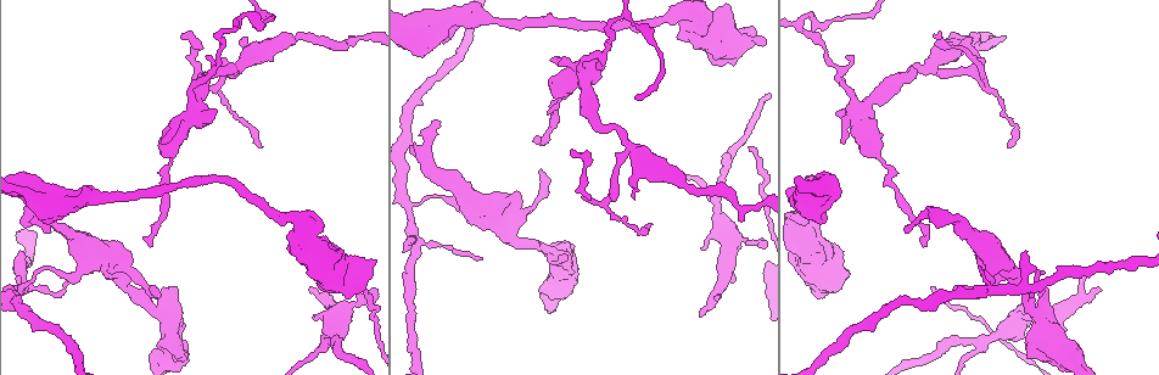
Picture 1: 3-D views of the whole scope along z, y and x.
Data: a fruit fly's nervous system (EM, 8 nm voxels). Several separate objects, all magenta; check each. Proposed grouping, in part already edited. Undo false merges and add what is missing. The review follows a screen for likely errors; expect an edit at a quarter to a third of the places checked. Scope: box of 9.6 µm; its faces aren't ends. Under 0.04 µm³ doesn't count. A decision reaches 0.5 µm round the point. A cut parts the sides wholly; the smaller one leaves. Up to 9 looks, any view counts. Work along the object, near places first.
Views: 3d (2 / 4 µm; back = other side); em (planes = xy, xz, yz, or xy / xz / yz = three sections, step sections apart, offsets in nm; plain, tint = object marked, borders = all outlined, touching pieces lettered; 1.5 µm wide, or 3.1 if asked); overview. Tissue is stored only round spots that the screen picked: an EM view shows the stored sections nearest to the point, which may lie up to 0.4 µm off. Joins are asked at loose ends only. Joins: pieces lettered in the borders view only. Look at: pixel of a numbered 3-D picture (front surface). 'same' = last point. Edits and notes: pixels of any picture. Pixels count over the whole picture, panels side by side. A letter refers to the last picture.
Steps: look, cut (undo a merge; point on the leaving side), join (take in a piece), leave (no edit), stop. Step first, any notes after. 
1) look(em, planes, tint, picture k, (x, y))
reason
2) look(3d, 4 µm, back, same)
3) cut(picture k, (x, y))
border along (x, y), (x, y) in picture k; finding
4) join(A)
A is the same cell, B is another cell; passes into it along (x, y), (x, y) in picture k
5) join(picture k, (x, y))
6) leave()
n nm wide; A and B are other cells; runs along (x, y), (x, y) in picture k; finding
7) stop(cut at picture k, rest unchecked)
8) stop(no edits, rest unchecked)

look(3d, 2 µm, picture 1, (558, 261))
an open end

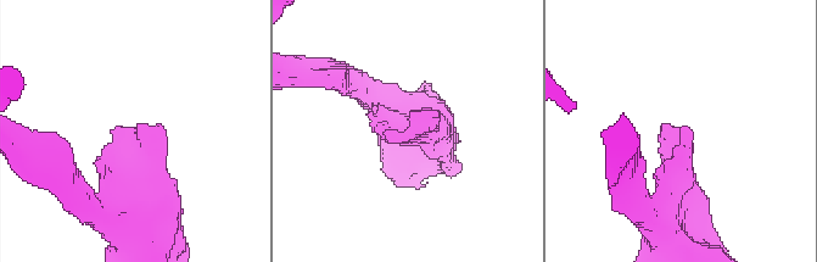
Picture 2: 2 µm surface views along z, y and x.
look(em, xy, step 4, borders, picture 2, (680, 130))

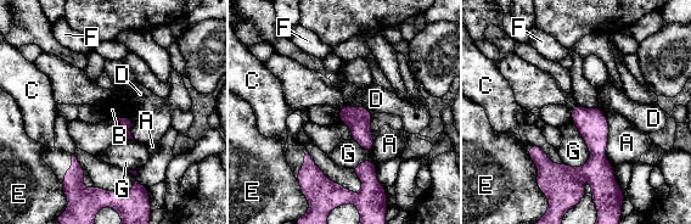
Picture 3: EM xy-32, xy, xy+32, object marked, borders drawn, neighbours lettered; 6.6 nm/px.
look(em, yz, step 4, borders, same)
another direction

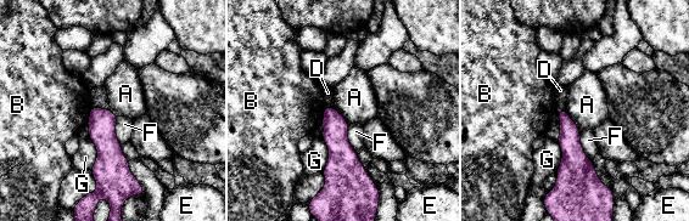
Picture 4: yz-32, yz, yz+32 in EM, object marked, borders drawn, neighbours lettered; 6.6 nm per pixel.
leave()
A, B, D, E, F and G are other cells; border along (321, 137), (328, 149), (323, 170) in picture 4; no lettered piece goes on from it

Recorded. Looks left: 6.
look(em, xy, step 4, tint, picture 1, (550, 58))
an open end

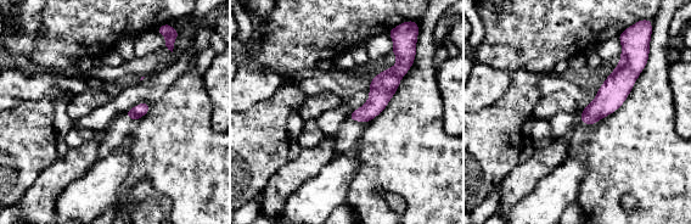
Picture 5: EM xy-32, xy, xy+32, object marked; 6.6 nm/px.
look(em, planes, borders, same)
cut it another way

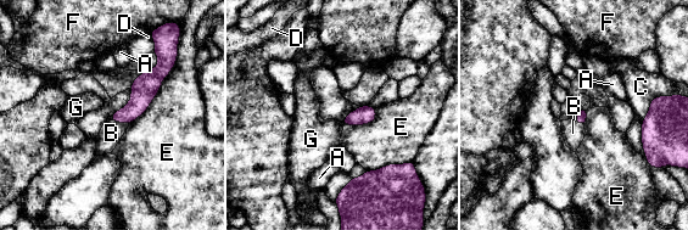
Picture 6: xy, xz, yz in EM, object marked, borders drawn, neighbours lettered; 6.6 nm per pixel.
join(picture 6, (111, 133))
B is the same cell, A, C, D, E, F and G are other cells; passes into it along (143, 93), (119, 122), (111, 133) in picture 6; the cell continues

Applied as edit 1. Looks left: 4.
look(overview)
redraw

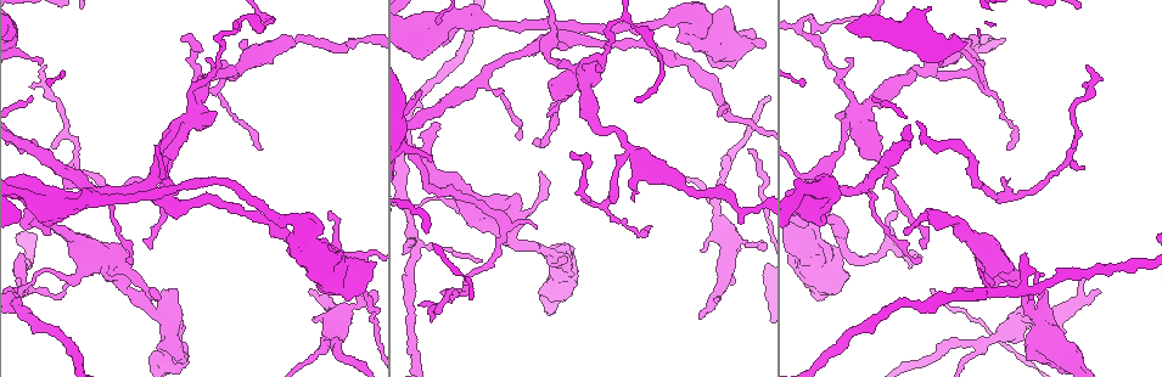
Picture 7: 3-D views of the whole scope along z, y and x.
look(em, planes, plain, picture 7, (703, 252))
an open end

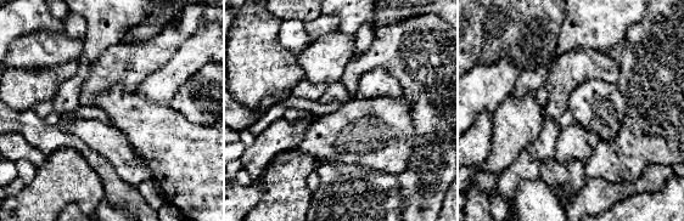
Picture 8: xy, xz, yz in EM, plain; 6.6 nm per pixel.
look(em, planes, borders, same)
see the neighbours

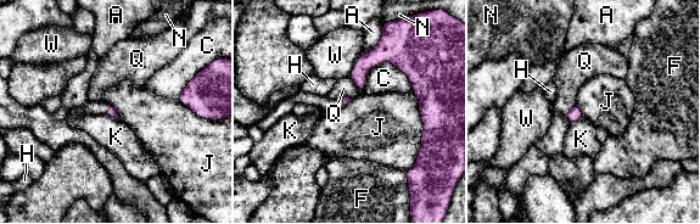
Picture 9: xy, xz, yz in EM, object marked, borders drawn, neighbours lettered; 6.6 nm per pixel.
leave()
A, C, F, H, J, K, N, Q and W are other cells; border along (412, 91), (418, 98), (421, 136) in picture 9; none of them fits

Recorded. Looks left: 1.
stop(join at picture 6, rest unchecked)

